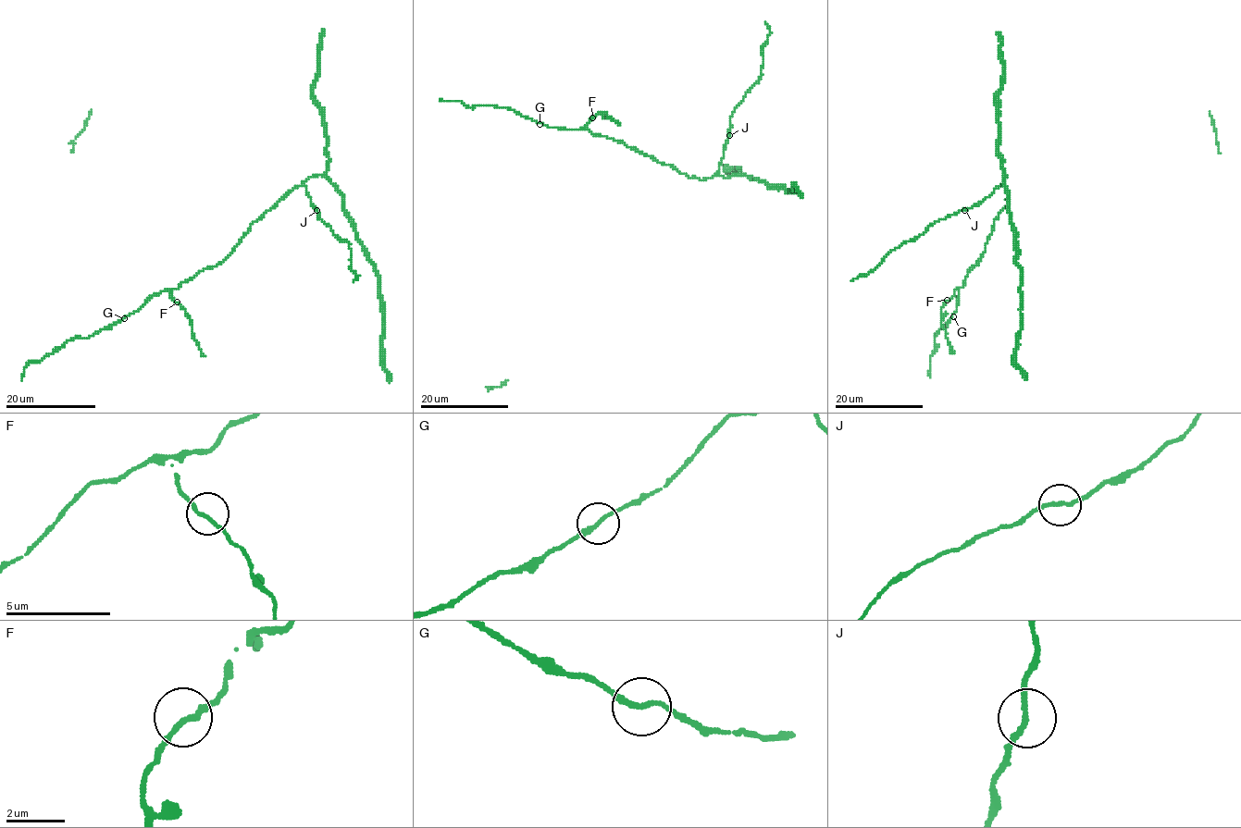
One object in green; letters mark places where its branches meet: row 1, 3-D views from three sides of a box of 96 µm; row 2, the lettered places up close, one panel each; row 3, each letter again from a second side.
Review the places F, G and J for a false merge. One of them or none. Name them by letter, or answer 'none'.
none

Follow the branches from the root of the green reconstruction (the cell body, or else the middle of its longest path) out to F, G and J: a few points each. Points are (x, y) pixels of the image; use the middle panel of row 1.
F: (681, 173), (622, 142), (584, 129), (592, 117)
G: (681, 173), (669, 164), (663, 164), (622, 142), (594, 134), (588, 129), (549, 128), (540, 123)
J: (681, 173), (700, 179), (712, 178), (718, 169), (724, 144), (729, 135)

